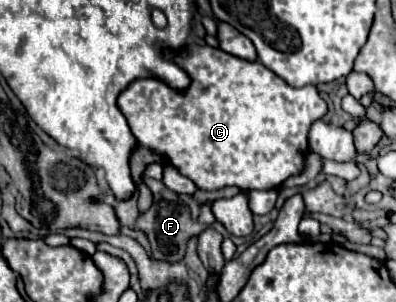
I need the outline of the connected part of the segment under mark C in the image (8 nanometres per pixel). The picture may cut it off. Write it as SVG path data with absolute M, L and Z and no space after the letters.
M188 45L180 53L168 53L168 57L192 79L184 93L170 89L158 79L138 79L118 97L118 107L142 147L162 153L182 175L208 191L228 185L240 189L276 189L288 177L302 173L308 153L308 129L312 121L322 119L326 113L326 101L318 95L314 85L290 87L260 61L250 63L208 45Z

